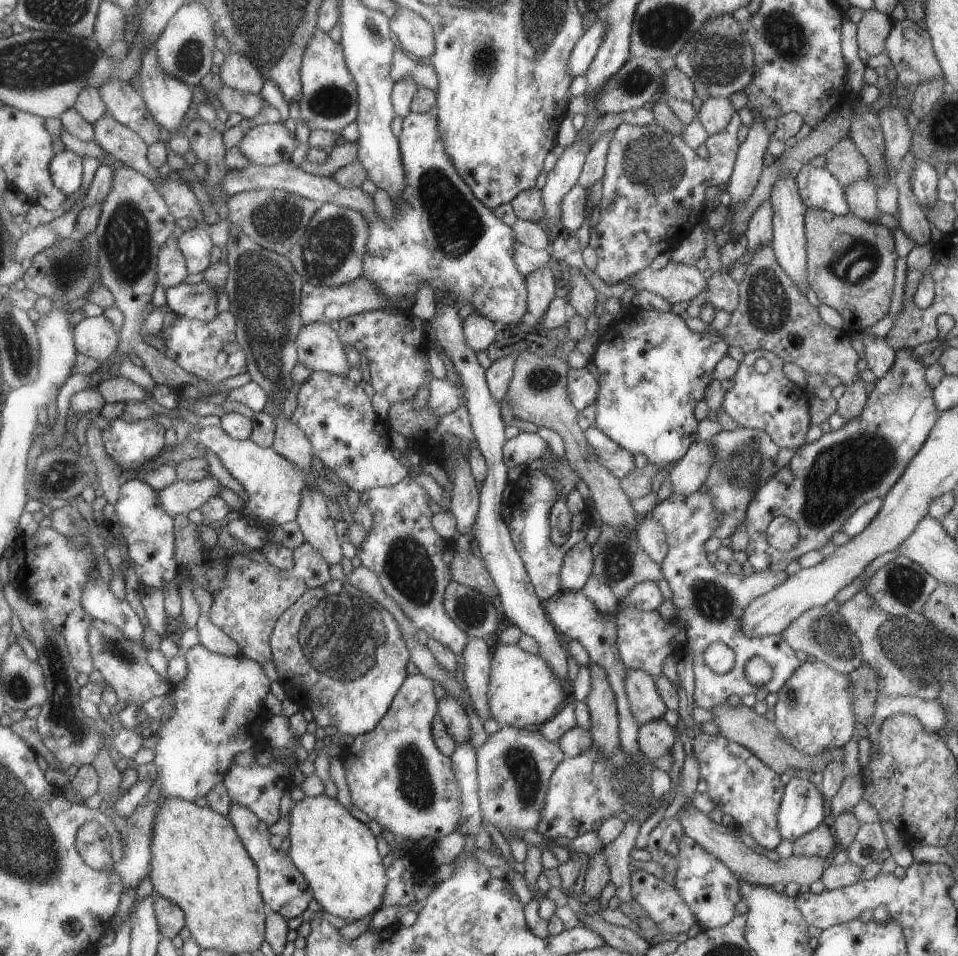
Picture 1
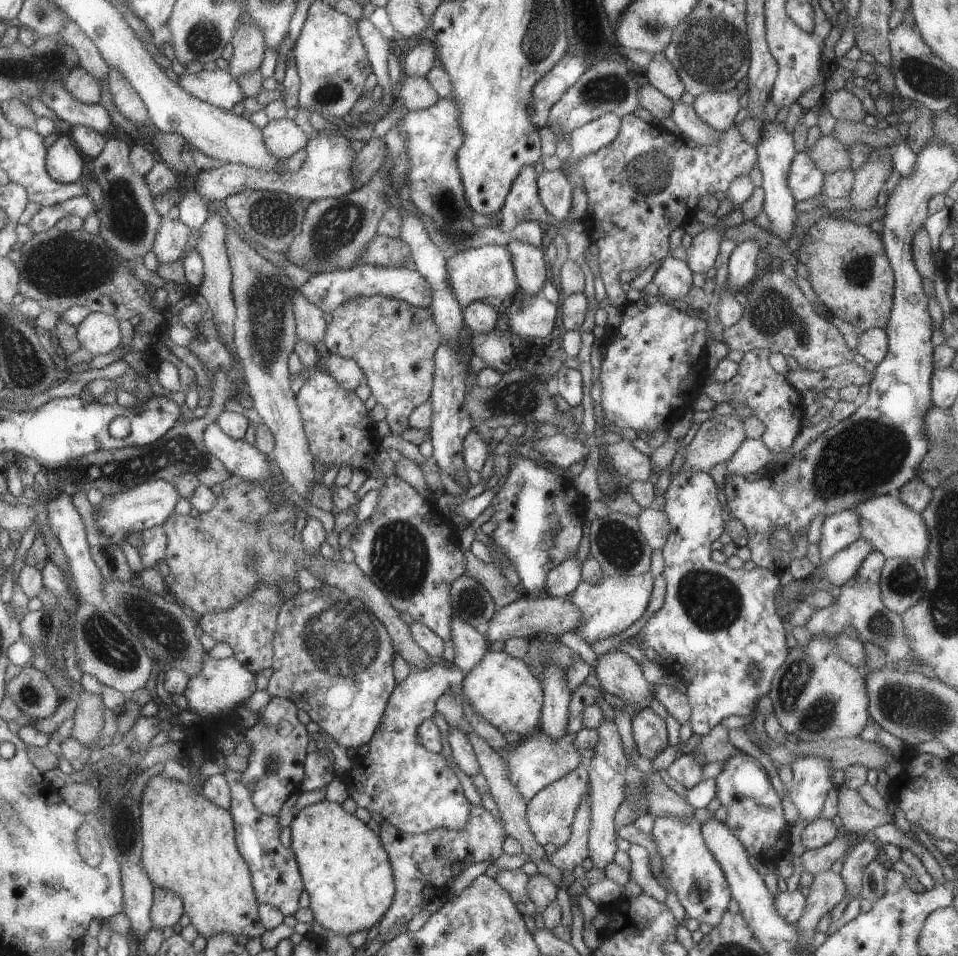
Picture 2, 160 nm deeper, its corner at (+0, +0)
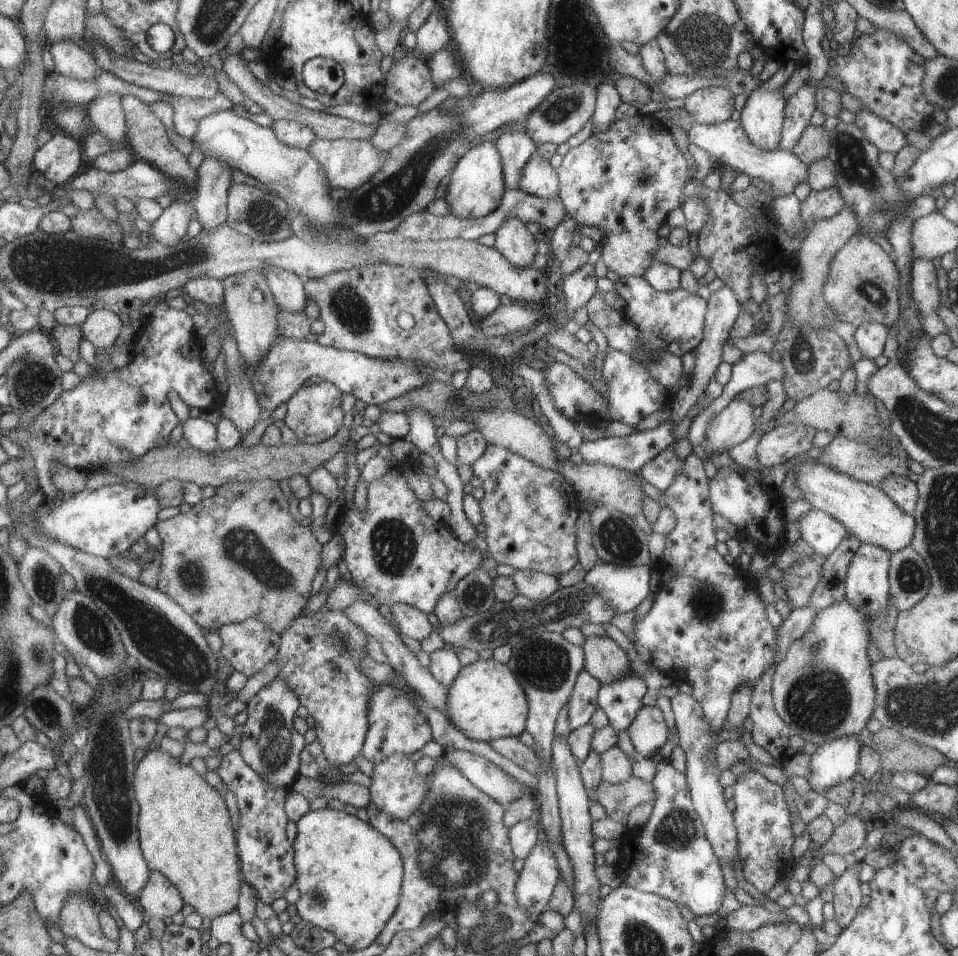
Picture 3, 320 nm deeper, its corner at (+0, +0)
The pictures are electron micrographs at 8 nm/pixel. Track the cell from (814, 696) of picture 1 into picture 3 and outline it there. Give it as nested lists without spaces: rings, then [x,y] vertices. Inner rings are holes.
[[[847,599],[814,612],[807,630],[791,644],[772,674],[771,694],[775,710],[793,734],[819,746],[840,736],[865,733],[864,726],[872,716],[875,696],[871,662],[867,656],[870,644],[868,614]]]

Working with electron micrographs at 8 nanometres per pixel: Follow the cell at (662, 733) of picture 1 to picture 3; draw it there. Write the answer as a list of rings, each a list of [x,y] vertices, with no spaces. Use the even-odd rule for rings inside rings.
[[[640,705],[635,718],[625,729],[638,757],[650,758],[667,740],[668,729],[657,705]]]

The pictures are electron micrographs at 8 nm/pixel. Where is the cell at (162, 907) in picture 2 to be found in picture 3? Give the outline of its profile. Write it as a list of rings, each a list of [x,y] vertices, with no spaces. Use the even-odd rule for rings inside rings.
[[[149,870],[143,888],[139,890],[137,902],[145,916],[167,918],[181,910],[184,900],[178,888],[160,872]]]

